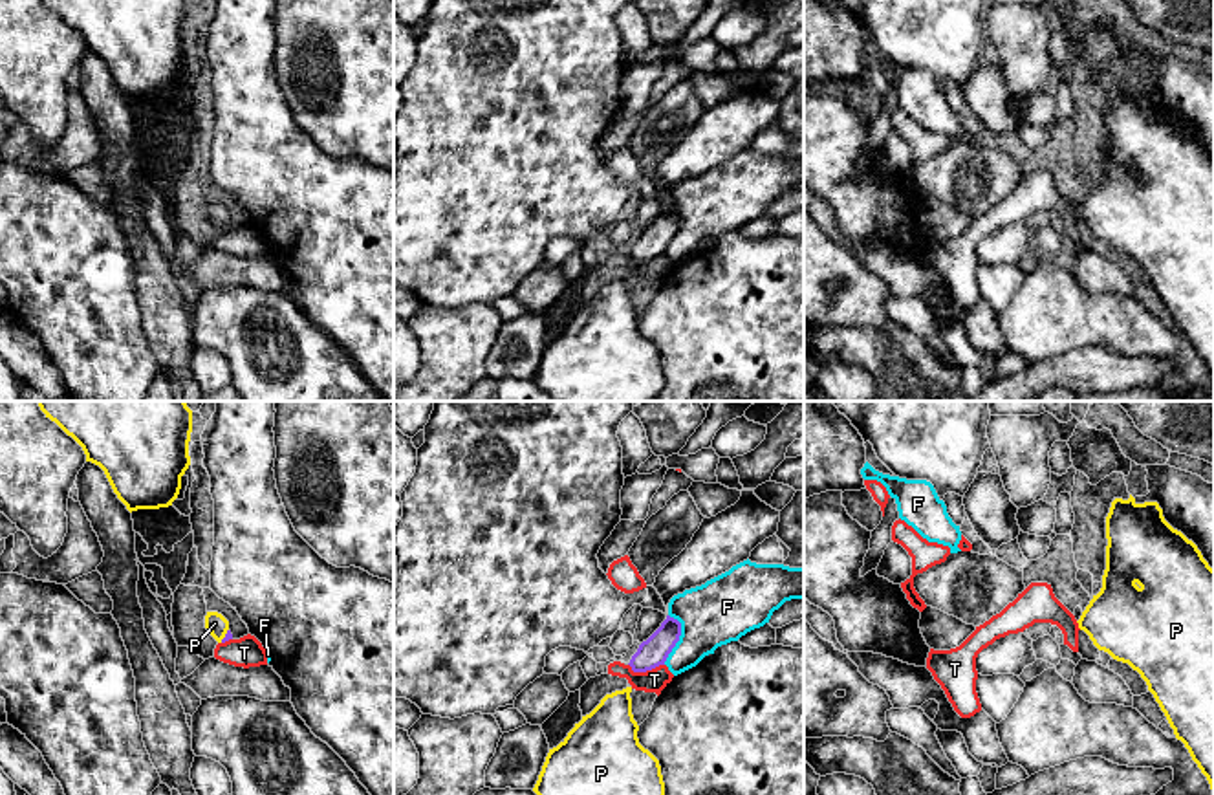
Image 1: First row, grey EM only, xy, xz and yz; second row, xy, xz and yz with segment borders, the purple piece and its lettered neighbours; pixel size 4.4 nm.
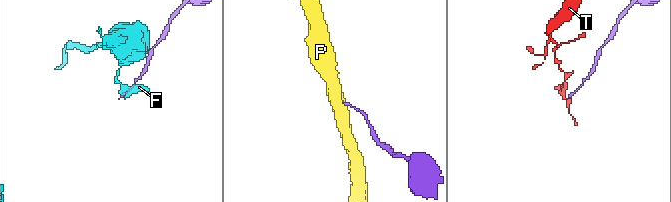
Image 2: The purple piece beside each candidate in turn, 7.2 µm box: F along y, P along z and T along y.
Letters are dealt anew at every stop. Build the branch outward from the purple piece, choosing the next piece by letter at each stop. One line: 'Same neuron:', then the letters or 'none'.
Same neuron: P

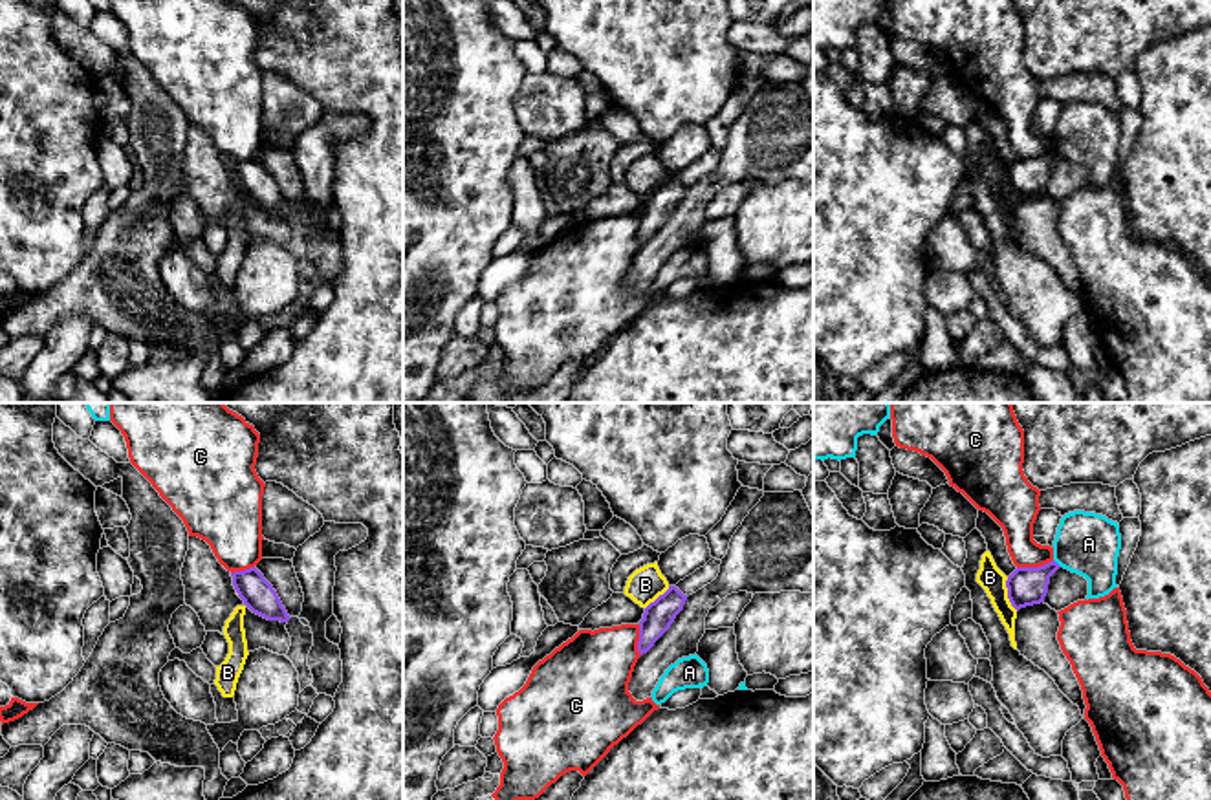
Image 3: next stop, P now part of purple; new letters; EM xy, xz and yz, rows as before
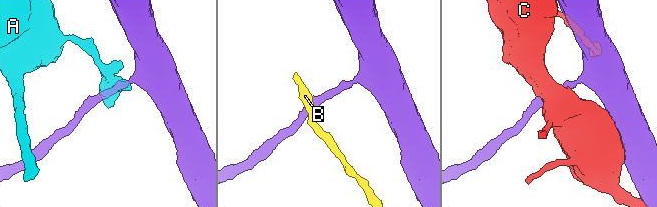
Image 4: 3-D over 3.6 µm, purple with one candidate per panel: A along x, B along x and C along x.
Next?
Same neuron: none

